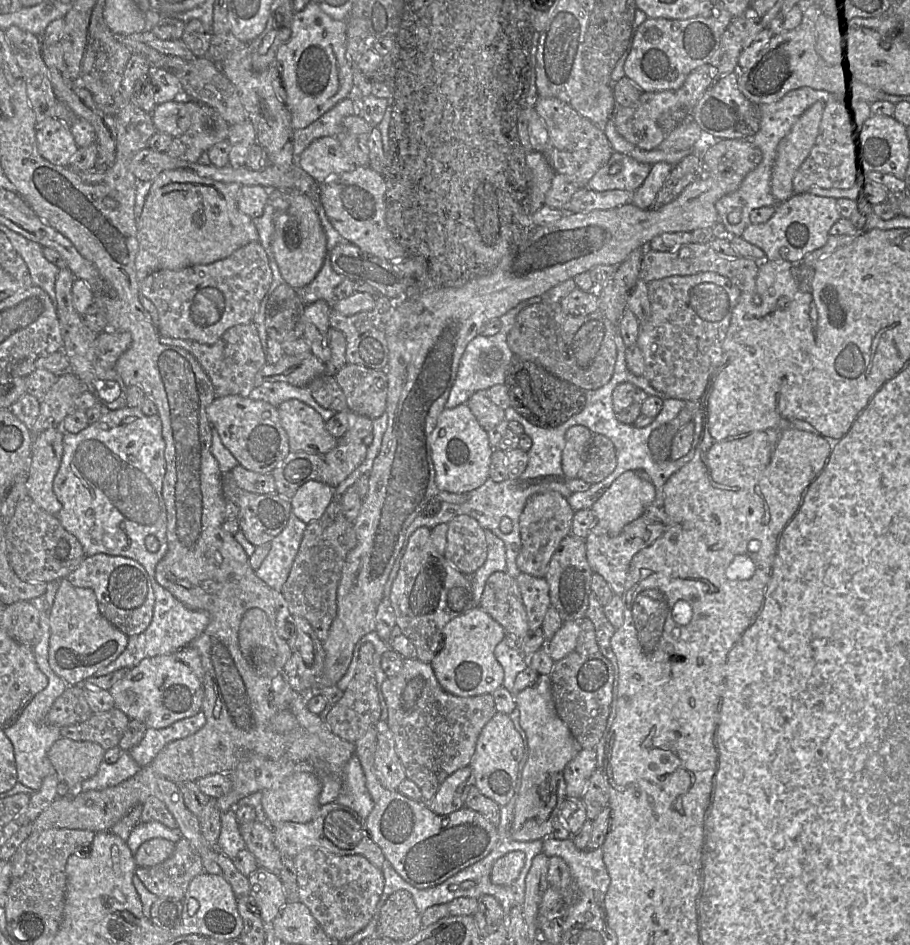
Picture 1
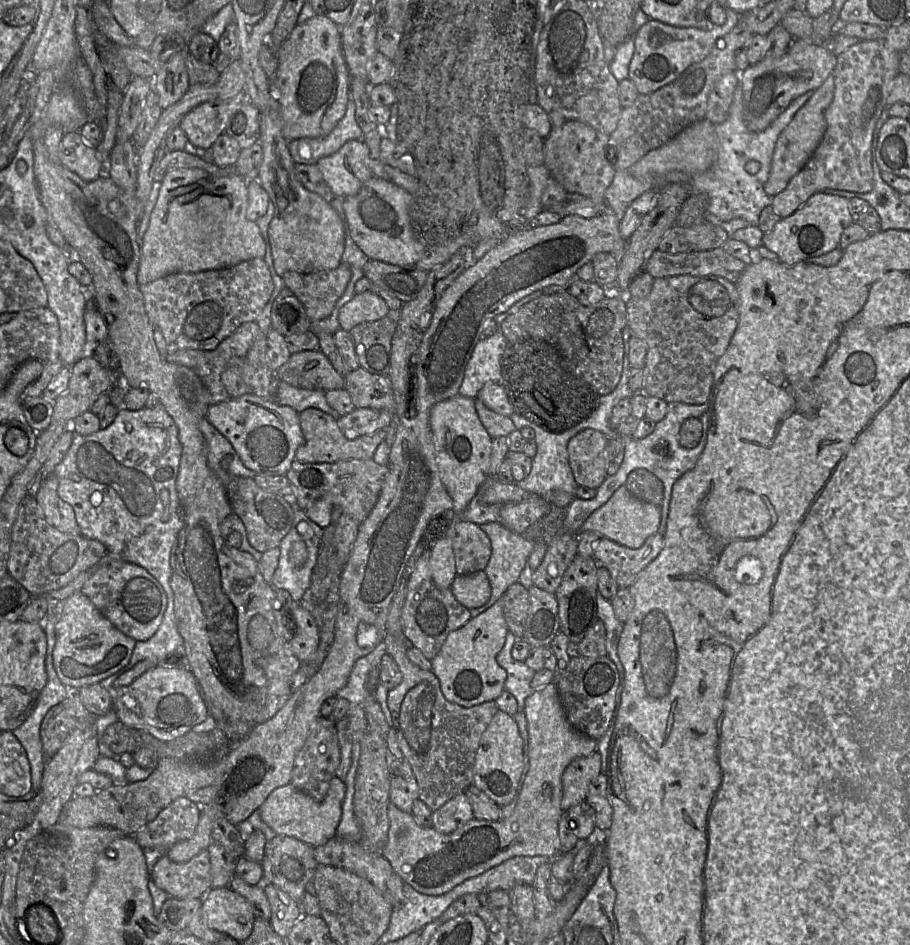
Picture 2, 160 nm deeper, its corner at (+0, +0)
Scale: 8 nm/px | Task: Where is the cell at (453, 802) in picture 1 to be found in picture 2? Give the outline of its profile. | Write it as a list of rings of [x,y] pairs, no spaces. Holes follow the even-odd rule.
[[[461,792],[433,811],[433,828],[440,833],[449,834],[472,818],[472,806],[465,792]]]

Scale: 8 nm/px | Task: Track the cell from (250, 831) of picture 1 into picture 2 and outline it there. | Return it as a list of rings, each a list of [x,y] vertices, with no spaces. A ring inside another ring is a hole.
[[[275,835],[265,844],[264,856],[259,863],[264,883],[271,883],[286,892],[294,901],[301,903],[306,885],[314,876],[319,863],[314,857],[314,847],[296,838]]]

